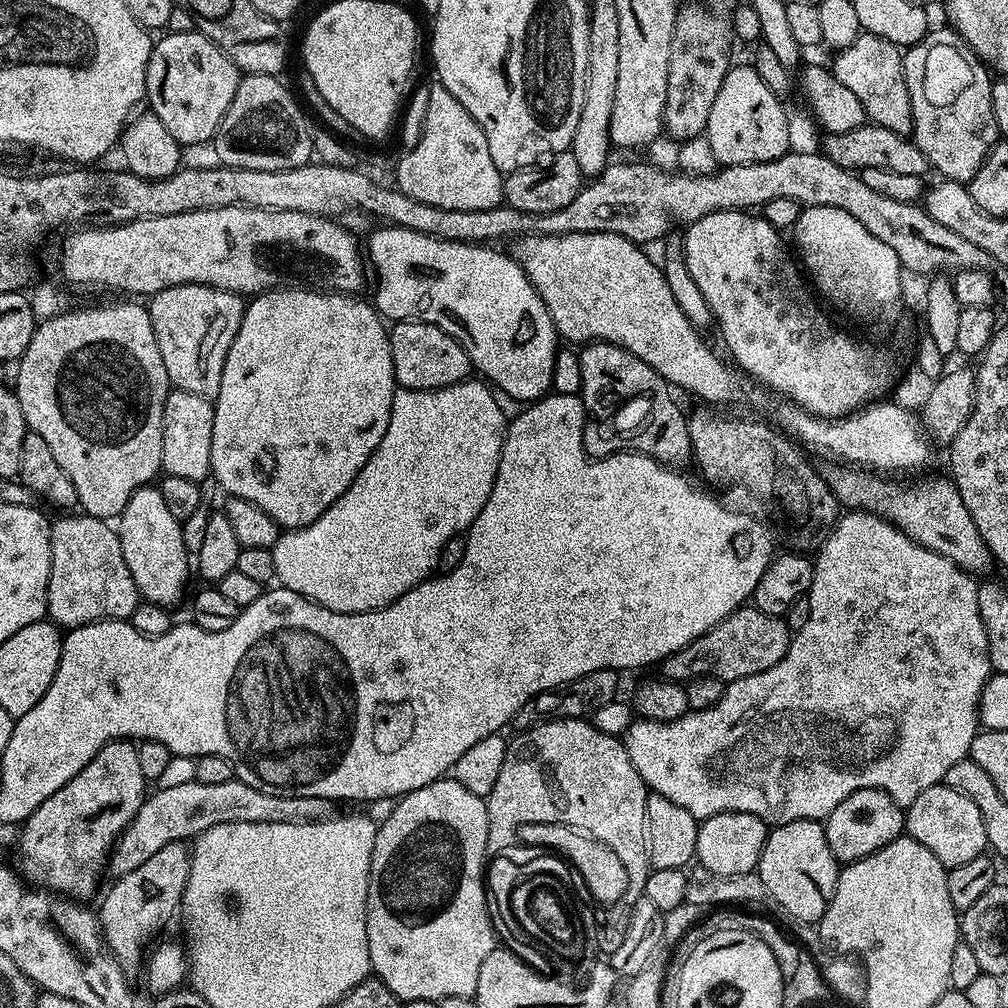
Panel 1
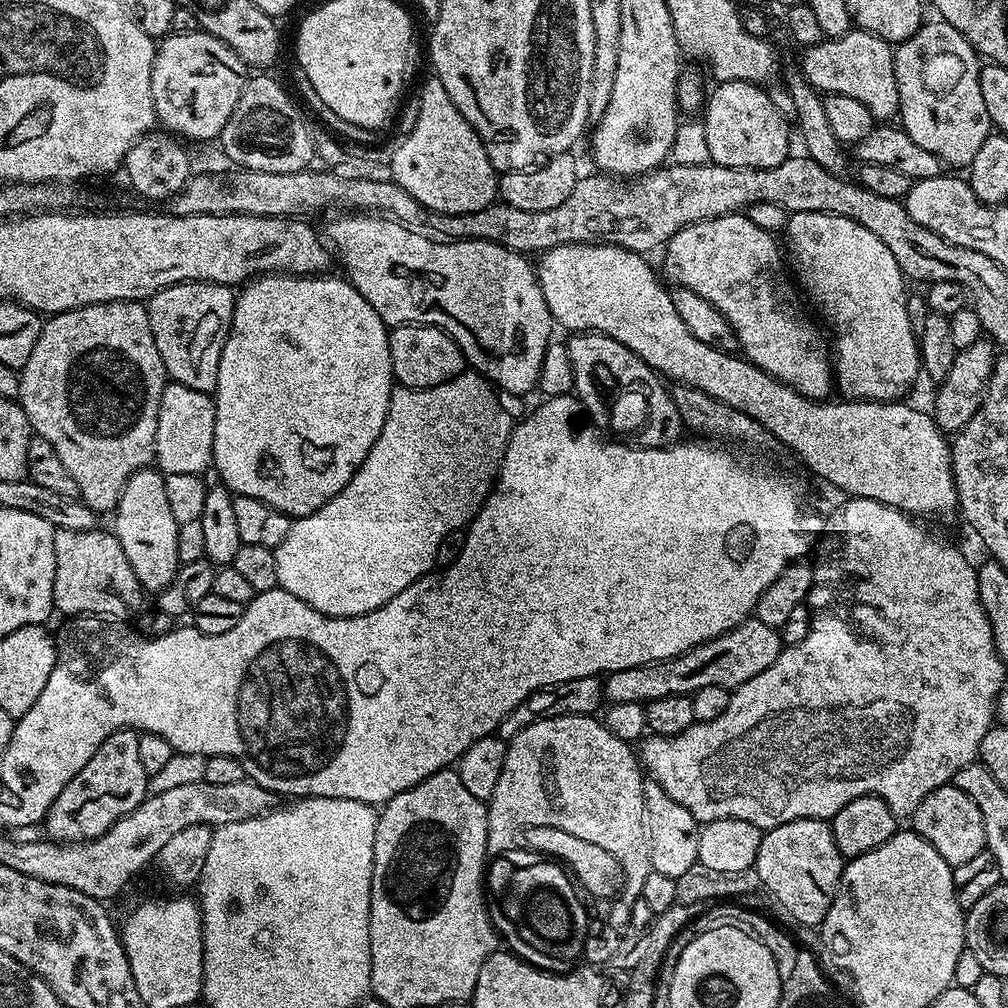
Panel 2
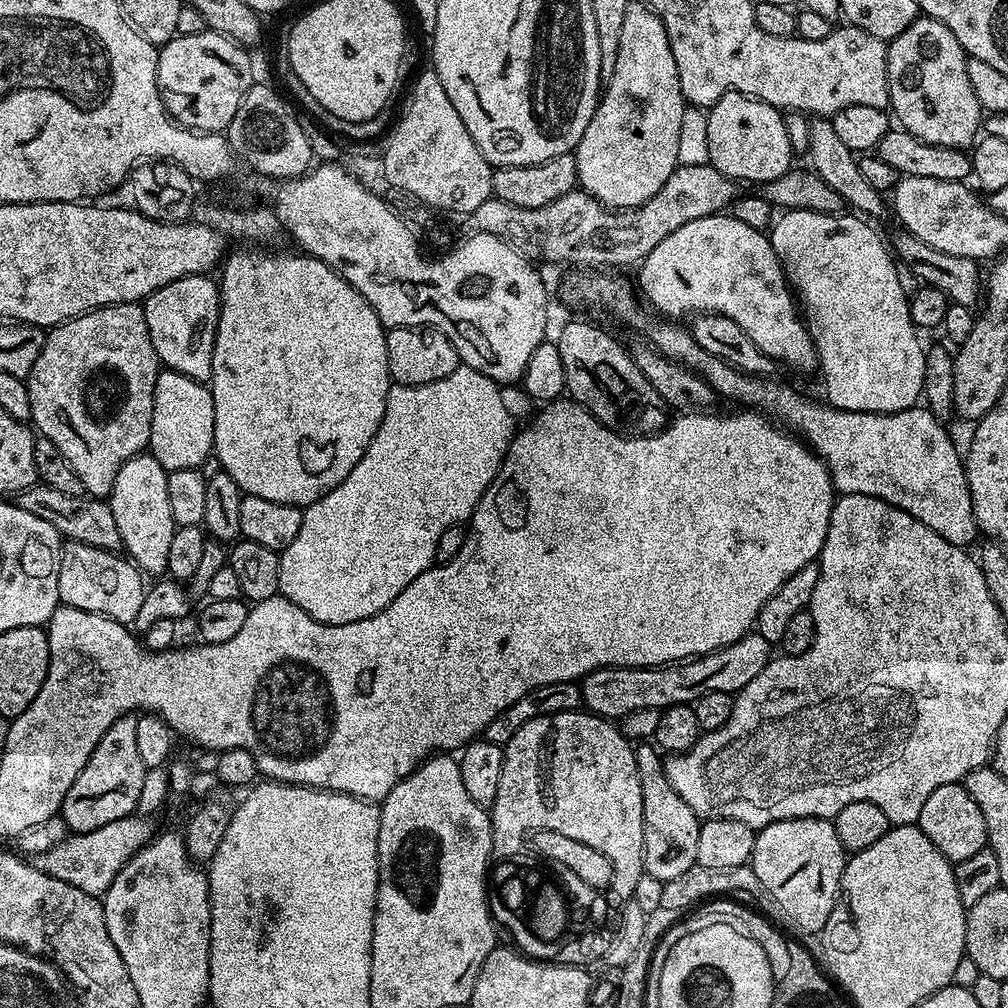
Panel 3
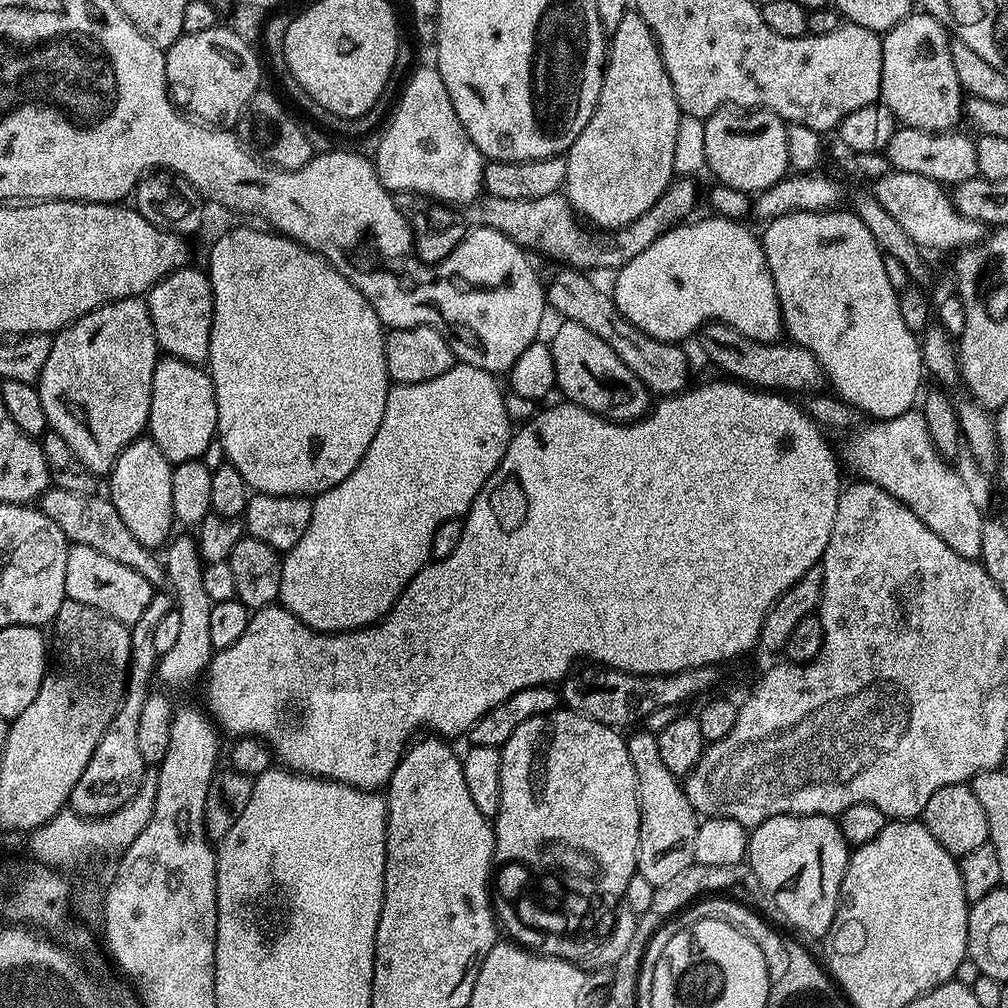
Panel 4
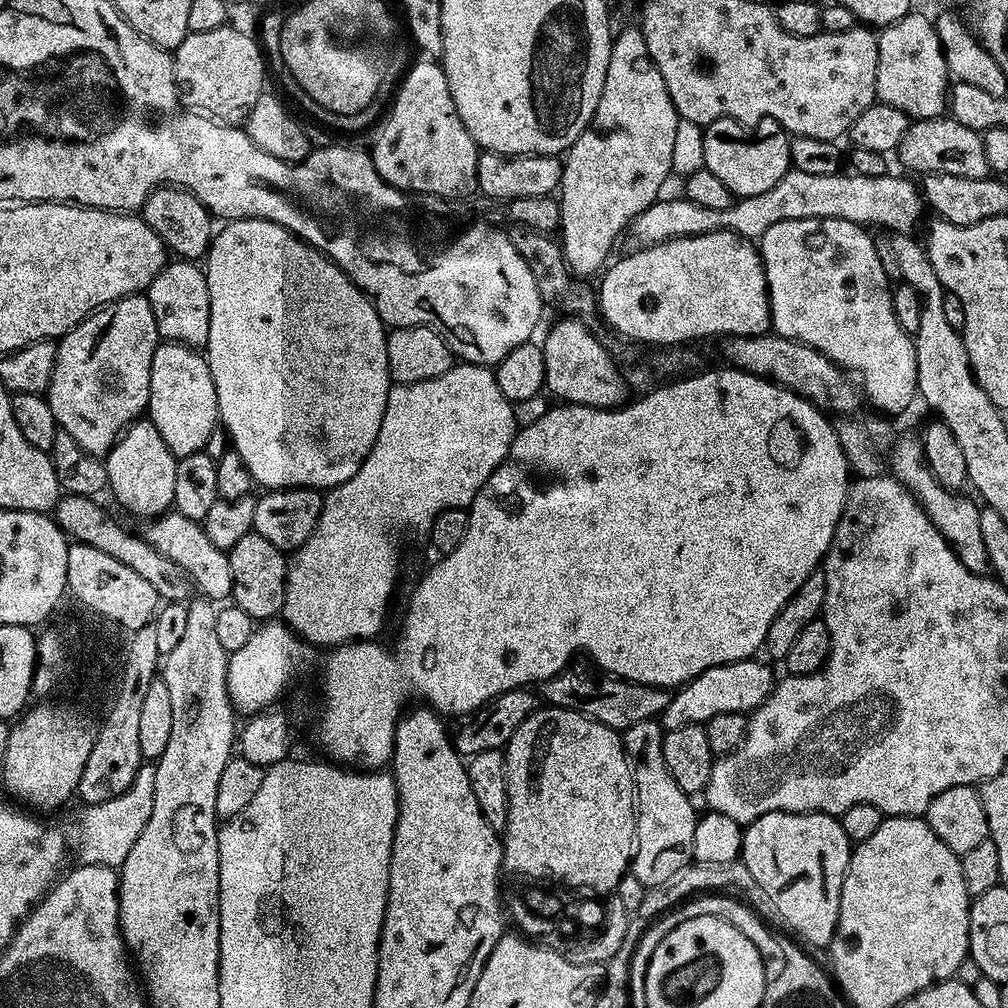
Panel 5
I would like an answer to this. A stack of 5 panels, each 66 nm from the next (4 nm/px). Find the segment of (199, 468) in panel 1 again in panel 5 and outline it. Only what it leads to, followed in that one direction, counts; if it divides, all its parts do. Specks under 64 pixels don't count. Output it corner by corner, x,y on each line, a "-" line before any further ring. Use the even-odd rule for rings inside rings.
171,342
157,344
154,350
154,362
150,366
150,398
146,416
152,421
158,434
162,434
162,442
166,442
170,454
179,458
205,451
210,434
218,426
220,411
218,394
214,386
214,378
208,369
207,359
197,349

